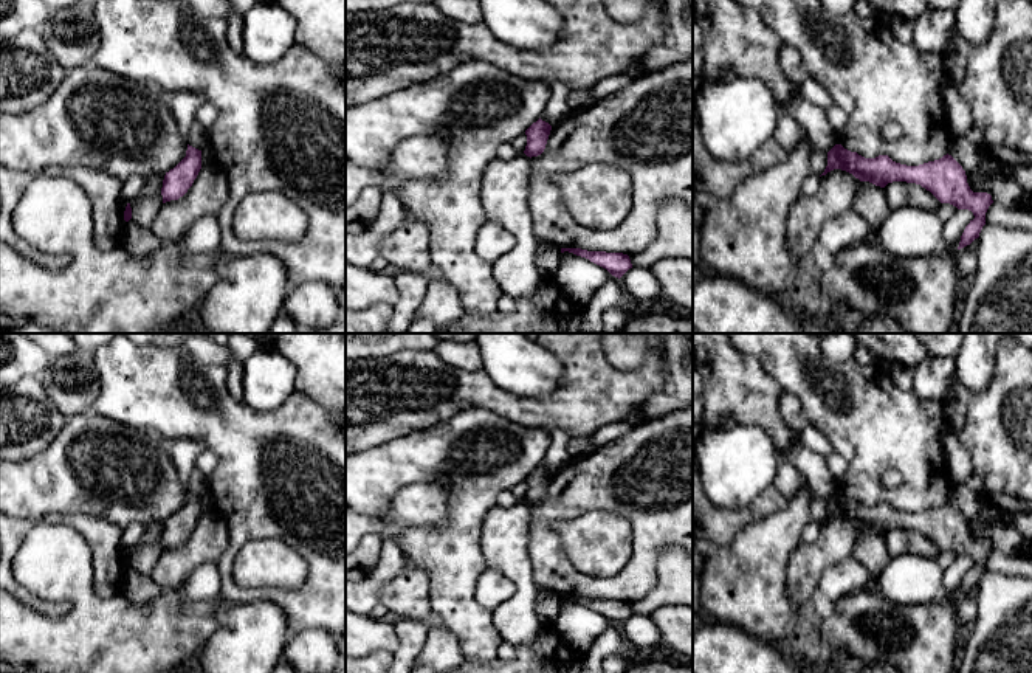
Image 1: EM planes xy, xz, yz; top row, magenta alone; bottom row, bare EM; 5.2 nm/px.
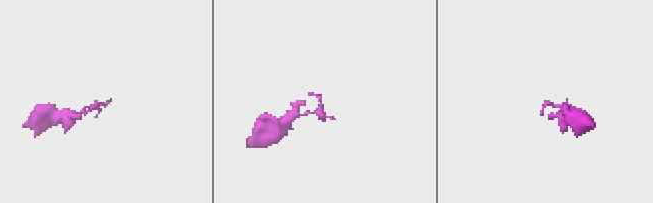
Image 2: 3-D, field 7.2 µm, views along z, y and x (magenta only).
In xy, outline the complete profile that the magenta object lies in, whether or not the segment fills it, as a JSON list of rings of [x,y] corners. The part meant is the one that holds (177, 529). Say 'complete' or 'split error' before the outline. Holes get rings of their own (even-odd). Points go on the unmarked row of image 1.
complete; [[[187,492],[186,504],[166,519],[161,535],[163,550],[178,547],[192,533],[201,516],[201,498]]]

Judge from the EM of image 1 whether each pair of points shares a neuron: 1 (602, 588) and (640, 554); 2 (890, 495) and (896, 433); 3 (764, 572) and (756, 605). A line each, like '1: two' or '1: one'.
1: one
2: one
3: one

